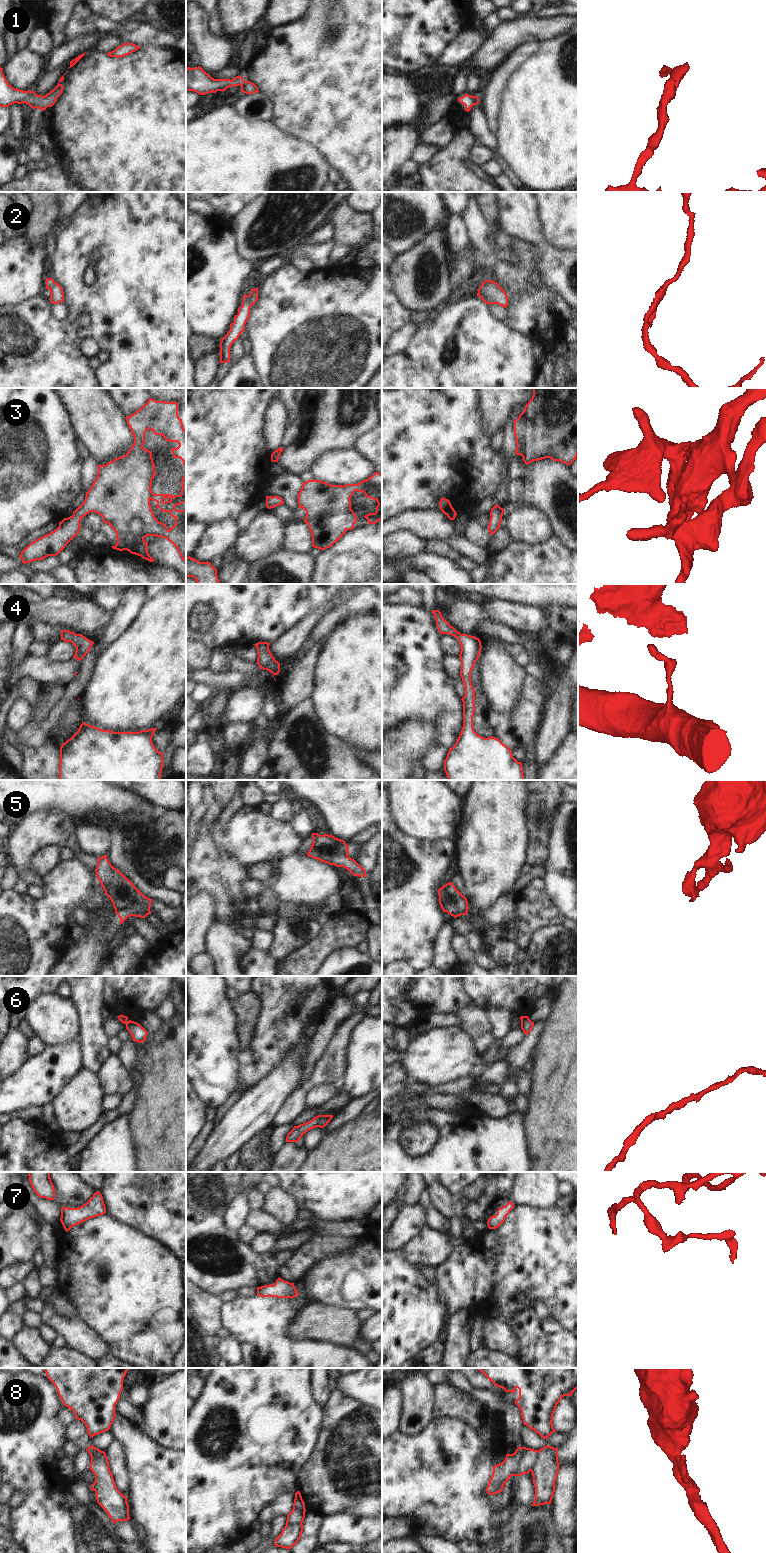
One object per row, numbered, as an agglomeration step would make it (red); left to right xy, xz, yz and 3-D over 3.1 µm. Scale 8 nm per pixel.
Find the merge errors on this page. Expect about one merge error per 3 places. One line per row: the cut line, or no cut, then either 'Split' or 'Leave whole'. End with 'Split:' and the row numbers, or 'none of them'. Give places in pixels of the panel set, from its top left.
1: No split. Leave whole
2: Split along xz (248, 295), (248, 301), (251, 305). Split
3: No split. Leave whole
4: No split. Leave whole
5: Split along xy (138, 903), (115, 910). Split
6: No split. Leave whole
7: No split. Leave whole
8: Split along yz (539, 1451), (531, 1471). Split
Split: 2, 5, 8.

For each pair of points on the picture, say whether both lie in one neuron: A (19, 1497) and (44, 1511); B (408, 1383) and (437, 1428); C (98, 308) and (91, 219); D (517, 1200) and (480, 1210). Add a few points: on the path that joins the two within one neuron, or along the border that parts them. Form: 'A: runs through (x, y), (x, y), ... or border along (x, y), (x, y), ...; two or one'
A: border along (25, 1492), (25, 1499), (19, 1505), (11, 1508); two
B: border along (433, 1416), (424, 1427), (412, 1433); two
C: runs through (105, 286), (105, 241); one
D: border along (515, 1182), (510, 1200); two

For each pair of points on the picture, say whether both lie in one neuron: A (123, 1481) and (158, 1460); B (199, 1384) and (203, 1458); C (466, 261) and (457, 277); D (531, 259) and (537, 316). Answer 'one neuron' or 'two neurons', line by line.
A: two neurons
B: two neurons
C: one neuron
D: one neuron

